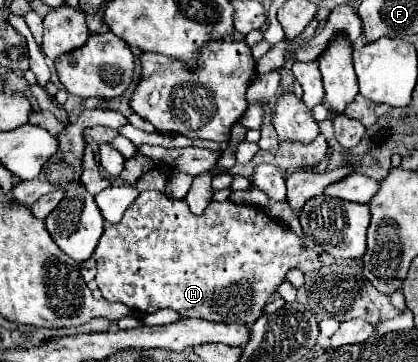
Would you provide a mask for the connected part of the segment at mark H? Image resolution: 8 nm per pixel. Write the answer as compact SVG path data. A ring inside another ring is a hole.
M142 192L118 224L106 222L94 260L98 268L96 282L104 300L122 302L142 314L172 308L184 318L204 318L226 324L238 322L248 326L262 316L262 308L290 268L312 272L322 266L312 248L304 248L290 228L274 222L262 208L238 206L230 200L212 200L206 210L196 216L188 210L186 200L170 198L164 192Z

